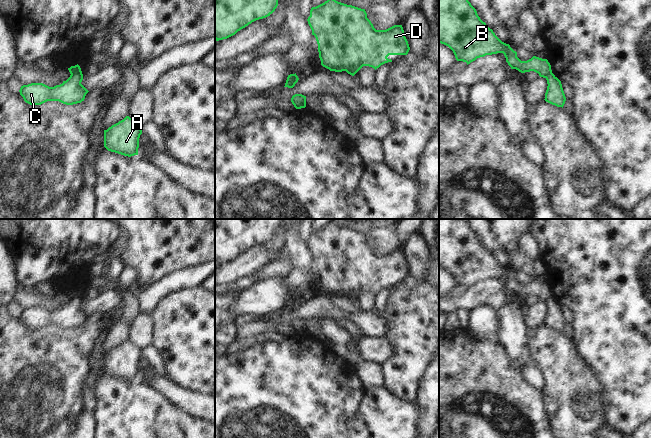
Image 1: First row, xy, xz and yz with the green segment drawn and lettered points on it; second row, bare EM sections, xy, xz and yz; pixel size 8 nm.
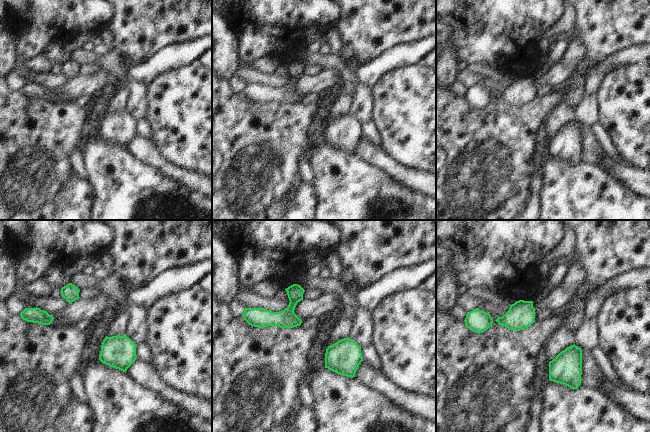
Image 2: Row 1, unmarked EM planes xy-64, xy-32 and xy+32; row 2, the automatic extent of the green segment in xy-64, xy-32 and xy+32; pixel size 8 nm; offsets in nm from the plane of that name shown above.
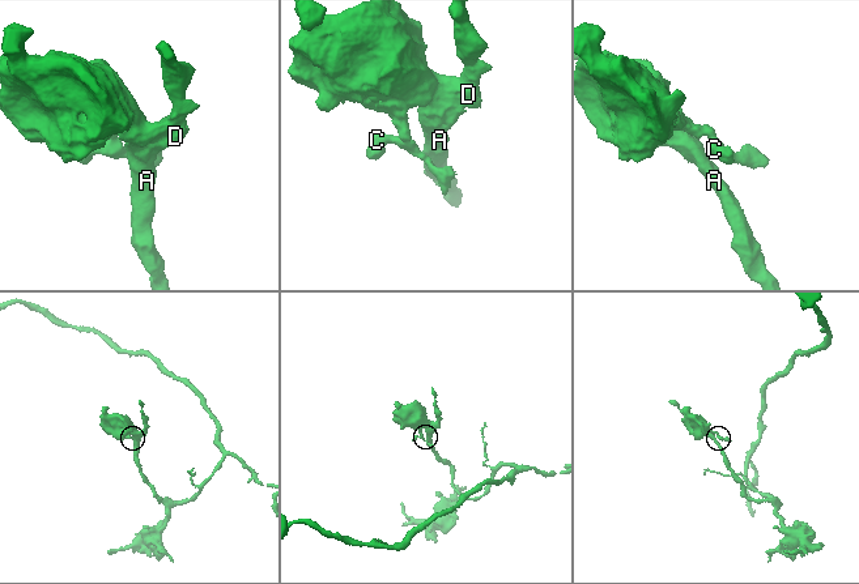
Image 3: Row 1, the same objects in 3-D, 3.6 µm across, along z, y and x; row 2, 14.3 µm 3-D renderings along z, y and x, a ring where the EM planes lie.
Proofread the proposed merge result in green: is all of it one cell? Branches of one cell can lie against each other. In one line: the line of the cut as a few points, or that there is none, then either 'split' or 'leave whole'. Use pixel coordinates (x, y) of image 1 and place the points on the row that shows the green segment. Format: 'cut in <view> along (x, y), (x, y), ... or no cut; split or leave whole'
cut in xy along (81, 72), (75, 72), (71, 75); split

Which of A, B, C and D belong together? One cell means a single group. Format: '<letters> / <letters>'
A B D / C

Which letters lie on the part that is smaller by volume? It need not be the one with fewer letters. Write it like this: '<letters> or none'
C.

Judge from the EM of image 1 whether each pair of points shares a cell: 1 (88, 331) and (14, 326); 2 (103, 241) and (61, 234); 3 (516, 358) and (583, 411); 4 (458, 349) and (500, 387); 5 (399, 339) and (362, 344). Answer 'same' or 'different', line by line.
1: same
2: same
3: different
4: same
5: different

